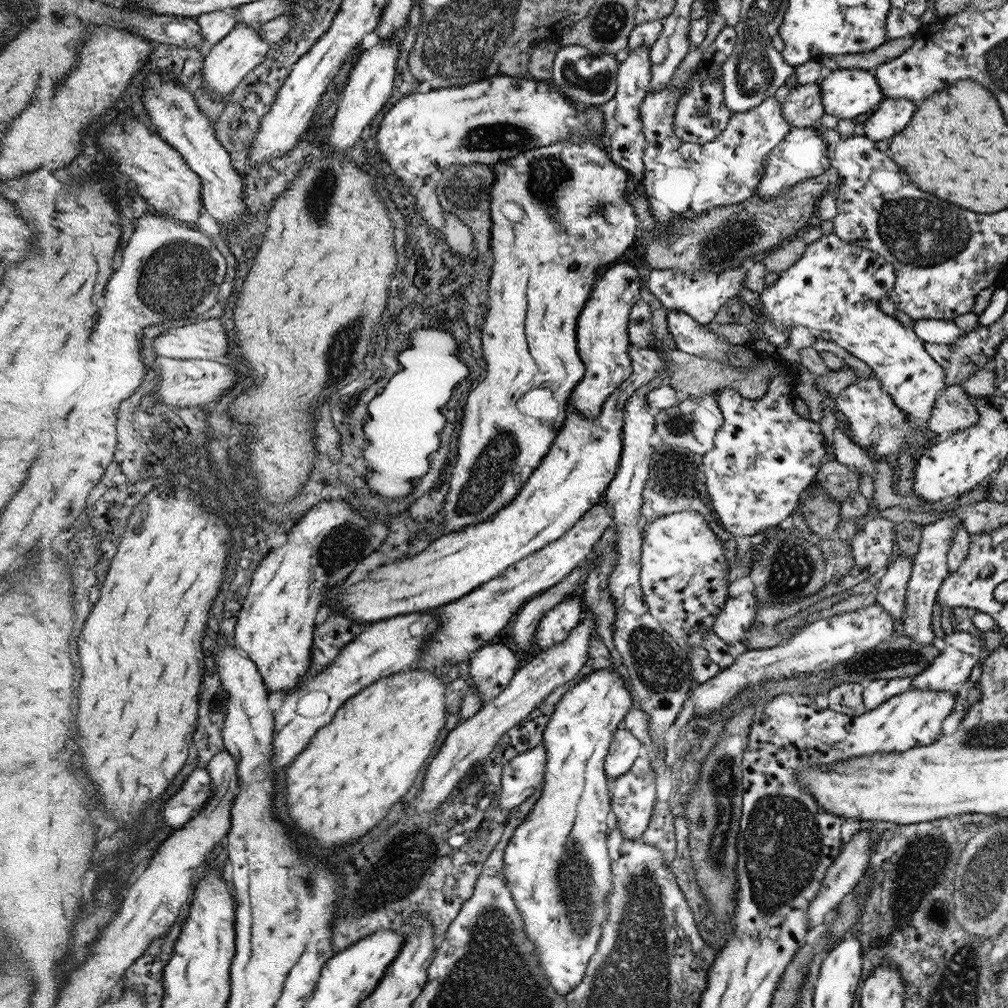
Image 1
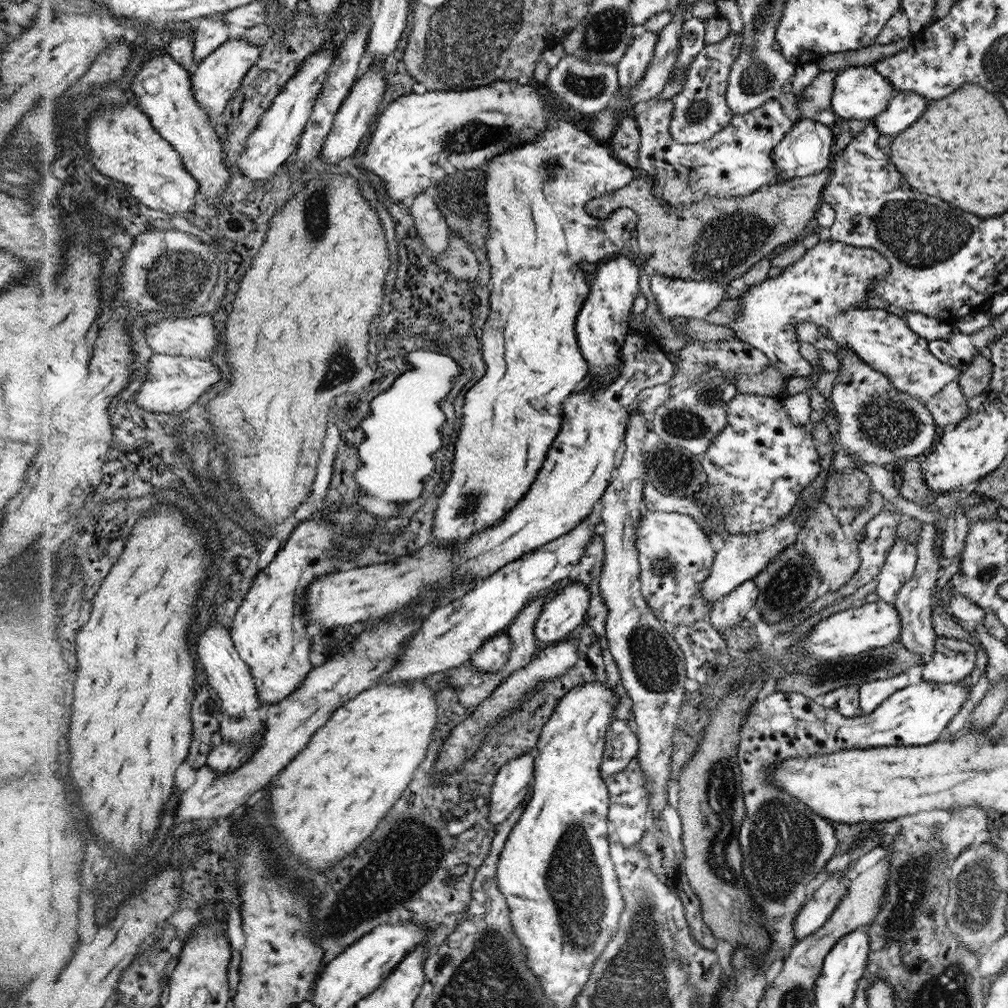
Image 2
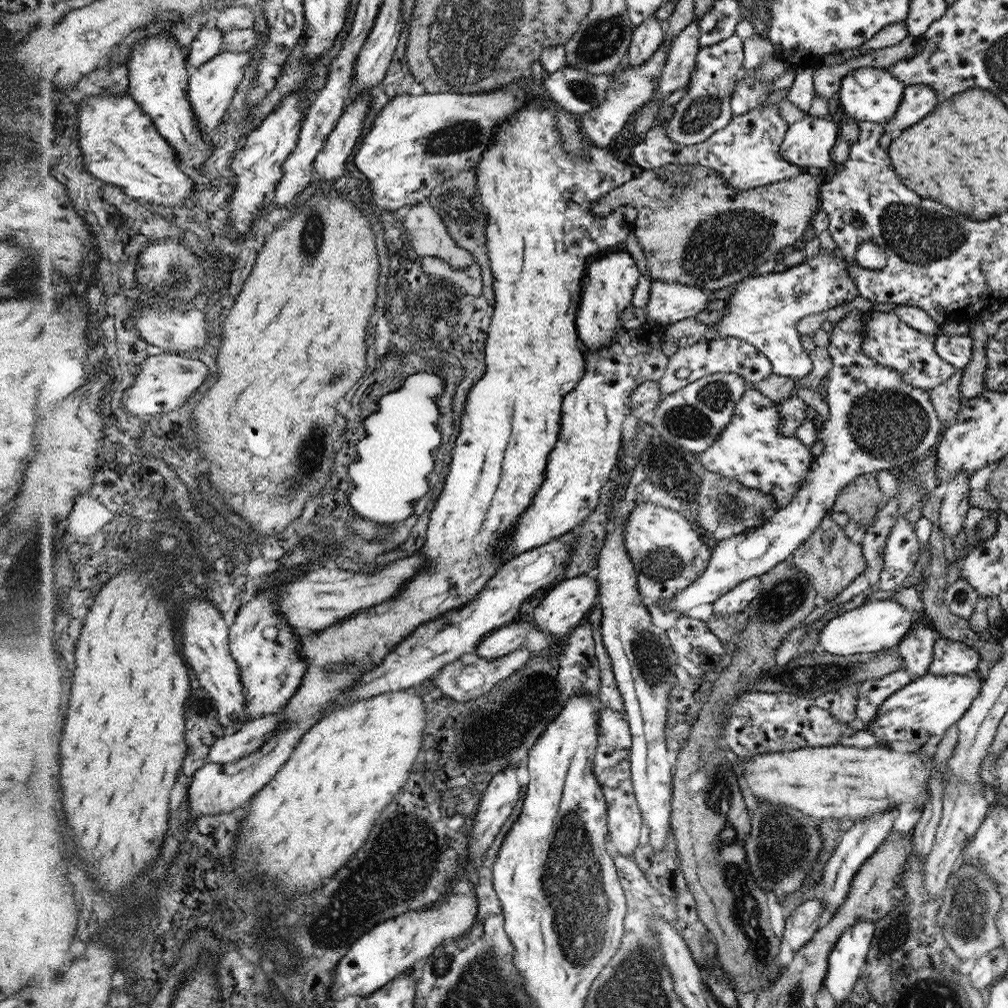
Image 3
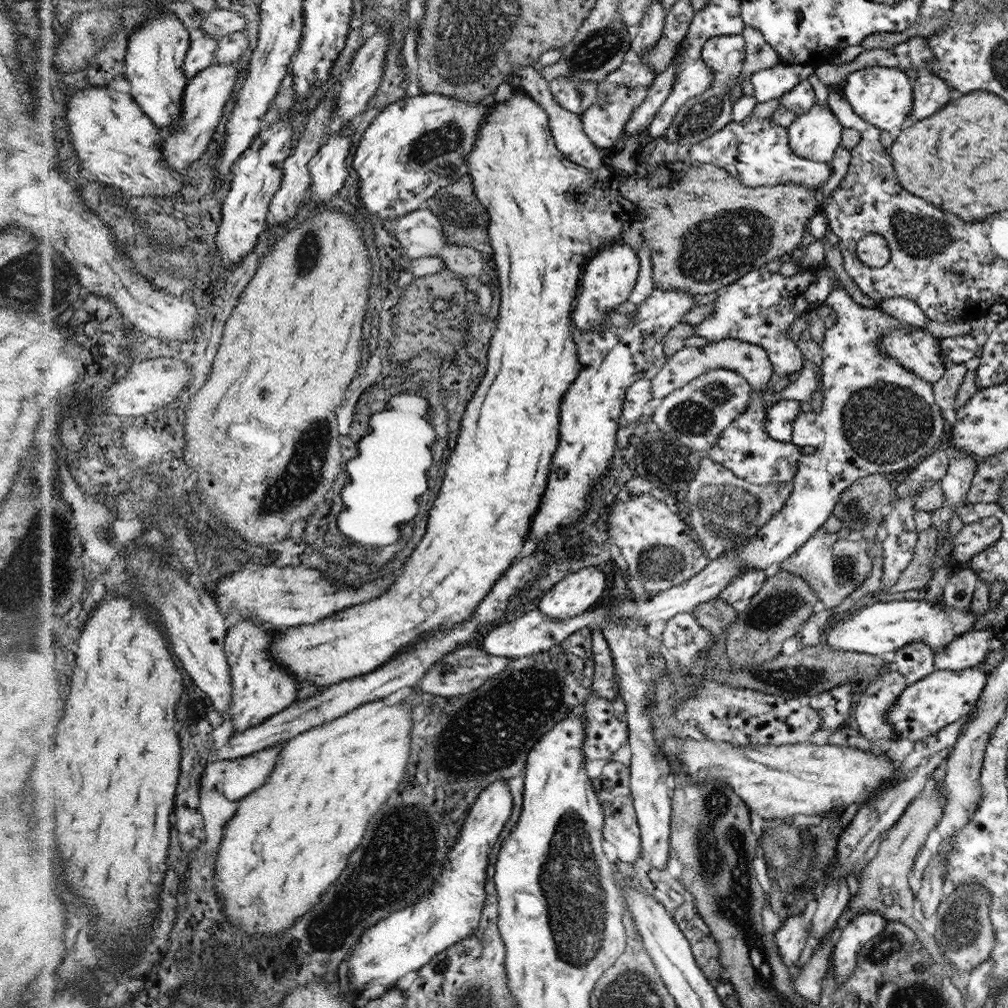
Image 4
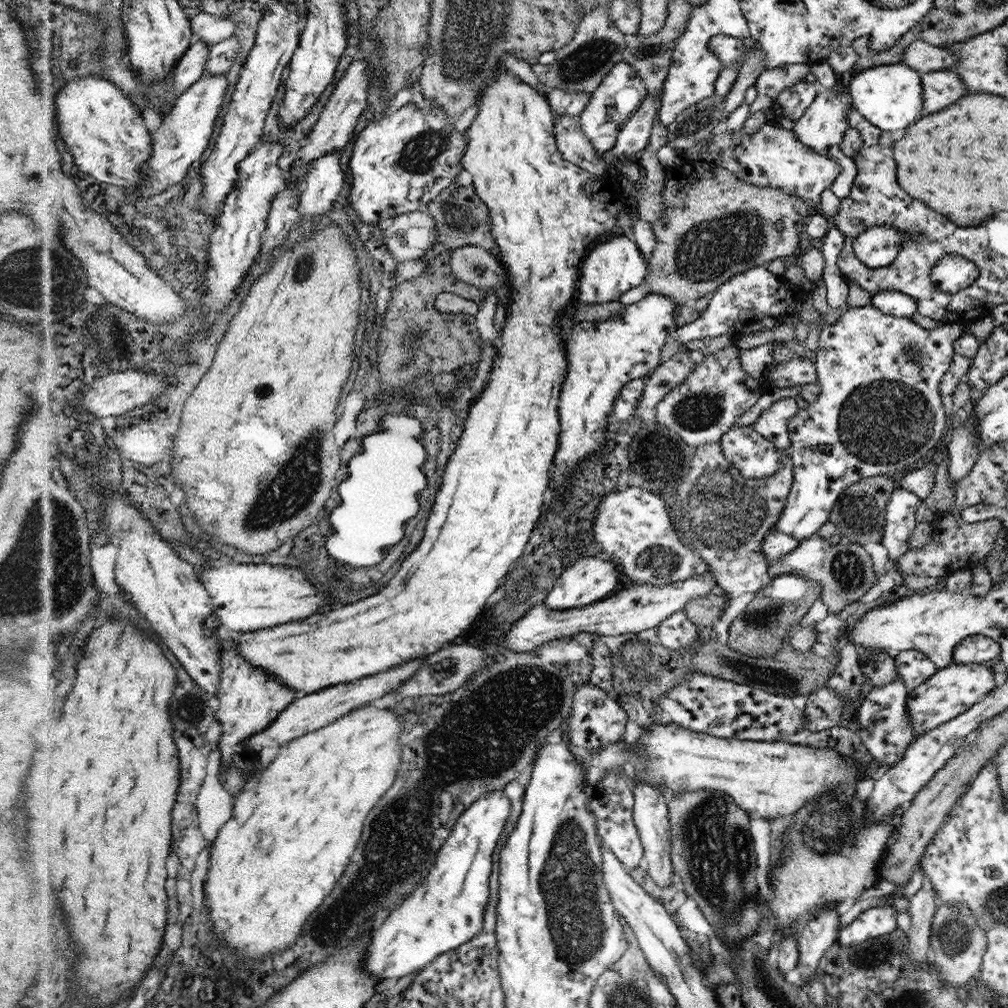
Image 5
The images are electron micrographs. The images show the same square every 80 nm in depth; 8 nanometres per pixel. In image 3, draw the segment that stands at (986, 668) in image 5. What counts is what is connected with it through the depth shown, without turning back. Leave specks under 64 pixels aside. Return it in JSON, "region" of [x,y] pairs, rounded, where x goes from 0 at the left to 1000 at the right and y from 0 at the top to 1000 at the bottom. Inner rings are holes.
{"region":[[[969,667],[937,672],[919,668],[882,690],[870,704],[862,721],[858,720],[856,725],[881,736],[901,734],[915,741],[925,730],[937,729],[939,722],[957,710],[975,679]]]}

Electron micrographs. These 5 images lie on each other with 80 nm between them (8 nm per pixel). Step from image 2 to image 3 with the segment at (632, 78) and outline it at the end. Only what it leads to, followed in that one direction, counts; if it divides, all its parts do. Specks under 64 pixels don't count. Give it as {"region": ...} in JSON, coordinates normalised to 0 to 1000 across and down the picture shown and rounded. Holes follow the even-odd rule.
{"region":[[[648,14],[635,26],[630,27],[627,44],[624,45],[623,63],[615,65],[615,68],[625,69],[634,67],[651,53],[661,38],[660,23],[653,20]]]}

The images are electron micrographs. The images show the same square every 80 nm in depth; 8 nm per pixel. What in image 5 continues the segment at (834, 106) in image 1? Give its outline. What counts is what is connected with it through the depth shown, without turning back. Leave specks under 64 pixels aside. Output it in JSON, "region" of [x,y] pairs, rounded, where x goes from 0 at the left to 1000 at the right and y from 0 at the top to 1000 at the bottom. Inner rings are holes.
{"region":[[[896,62],[866,65],[844,73],[841,78],[841,90],[846,106],[873,129],[899,128],[915,115],[917,89],[913,73],[905,65],[899,65]]]}

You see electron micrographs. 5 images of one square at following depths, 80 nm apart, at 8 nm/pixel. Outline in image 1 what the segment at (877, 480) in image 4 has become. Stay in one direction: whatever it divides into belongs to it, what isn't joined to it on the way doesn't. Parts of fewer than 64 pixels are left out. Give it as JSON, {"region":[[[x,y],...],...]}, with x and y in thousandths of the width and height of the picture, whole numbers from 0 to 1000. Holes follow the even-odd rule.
{"region":[[[830,455],[814,460],[811,468],[811,478],[834,501],[834,514],[838,518],[861,507],[862,499],[851,486],[852,474],[849,462],[835,460]]]}

